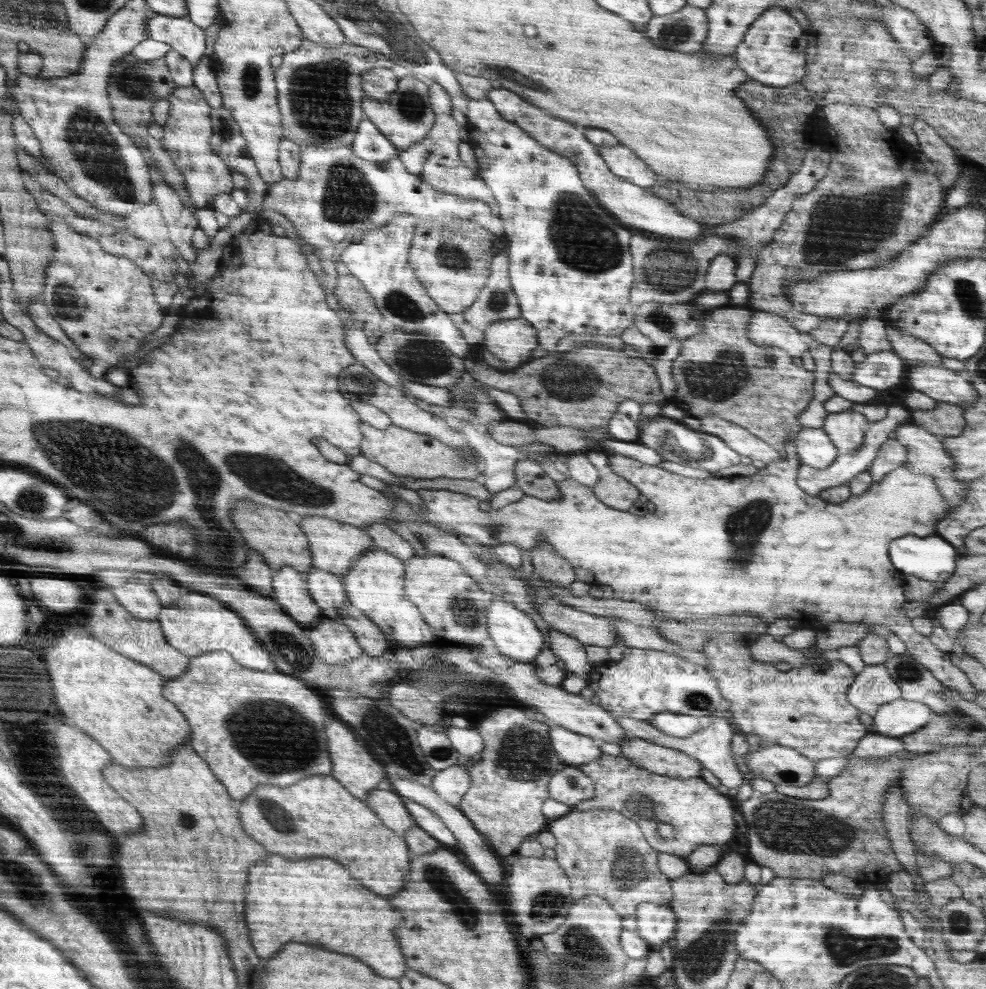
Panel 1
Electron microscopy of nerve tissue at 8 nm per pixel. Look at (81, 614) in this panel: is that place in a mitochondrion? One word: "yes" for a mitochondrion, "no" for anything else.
no

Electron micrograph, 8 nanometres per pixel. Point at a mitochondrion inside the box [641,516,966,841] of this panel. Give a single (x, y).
(906, 670)

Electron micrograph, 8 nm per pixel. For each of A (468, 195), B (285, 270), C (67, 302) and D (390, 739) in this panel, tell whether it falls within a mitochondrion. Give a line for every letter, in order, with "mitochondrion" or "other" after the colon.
A: other
B: other
C: mitochondrion
D: mitochondrion

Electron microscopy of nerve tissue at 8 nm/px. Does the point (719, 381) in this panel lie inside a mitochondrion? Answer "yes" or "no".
yes

